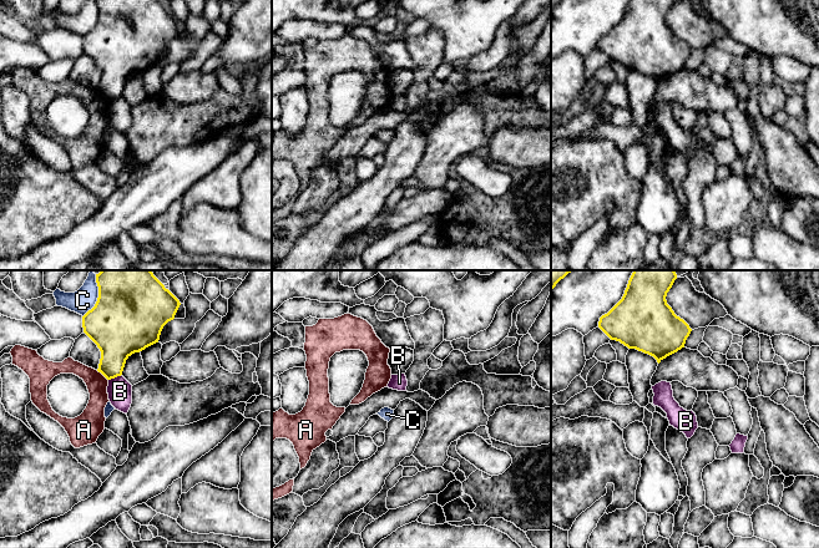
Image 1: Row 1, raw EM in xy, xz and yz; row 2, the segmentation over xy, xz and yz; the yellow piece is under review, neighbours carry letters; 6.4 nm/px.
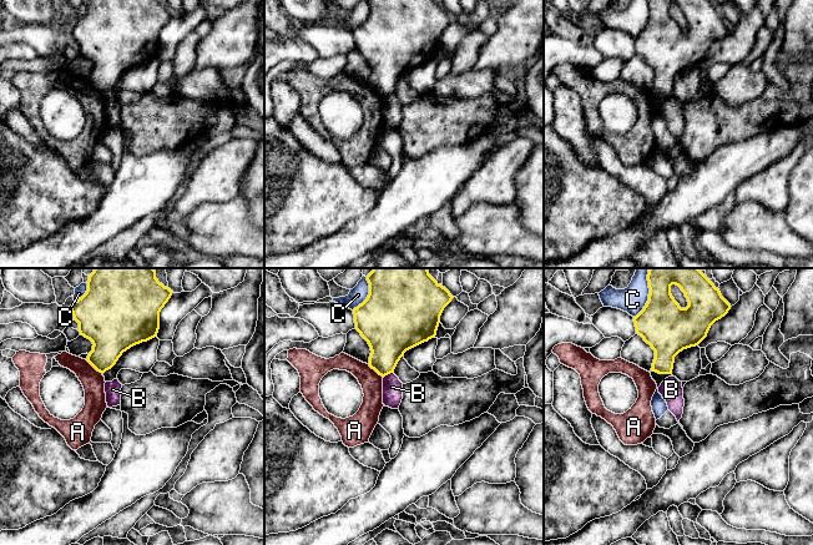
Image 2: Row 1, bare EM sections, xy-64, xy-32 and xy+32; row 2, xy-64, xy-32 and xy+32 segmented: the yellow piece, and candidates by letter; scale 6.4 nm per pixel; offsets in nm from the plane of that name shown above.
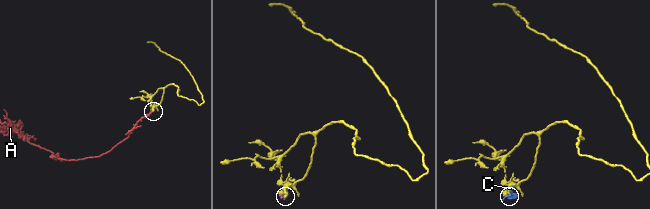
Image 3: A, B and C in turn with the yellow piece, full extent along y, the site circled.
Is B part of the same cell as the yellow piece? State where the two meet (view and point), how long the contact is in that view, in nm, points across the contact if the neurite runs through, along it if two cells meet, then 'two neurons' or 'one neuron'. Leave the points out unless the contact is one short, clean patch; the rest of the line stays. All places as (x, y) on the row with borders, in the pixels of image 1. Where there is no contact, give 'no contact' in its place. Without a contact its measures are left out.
contact xy (115, 376); length 100 nm; border xy (121, 374), (109, 380); two neurons

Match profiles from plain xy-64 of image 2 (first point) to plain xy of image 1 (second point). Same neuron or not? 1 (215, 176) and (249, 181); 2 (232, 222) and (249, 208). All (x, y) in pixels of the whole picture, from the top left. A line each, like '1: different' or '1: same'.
1: different
2: different

